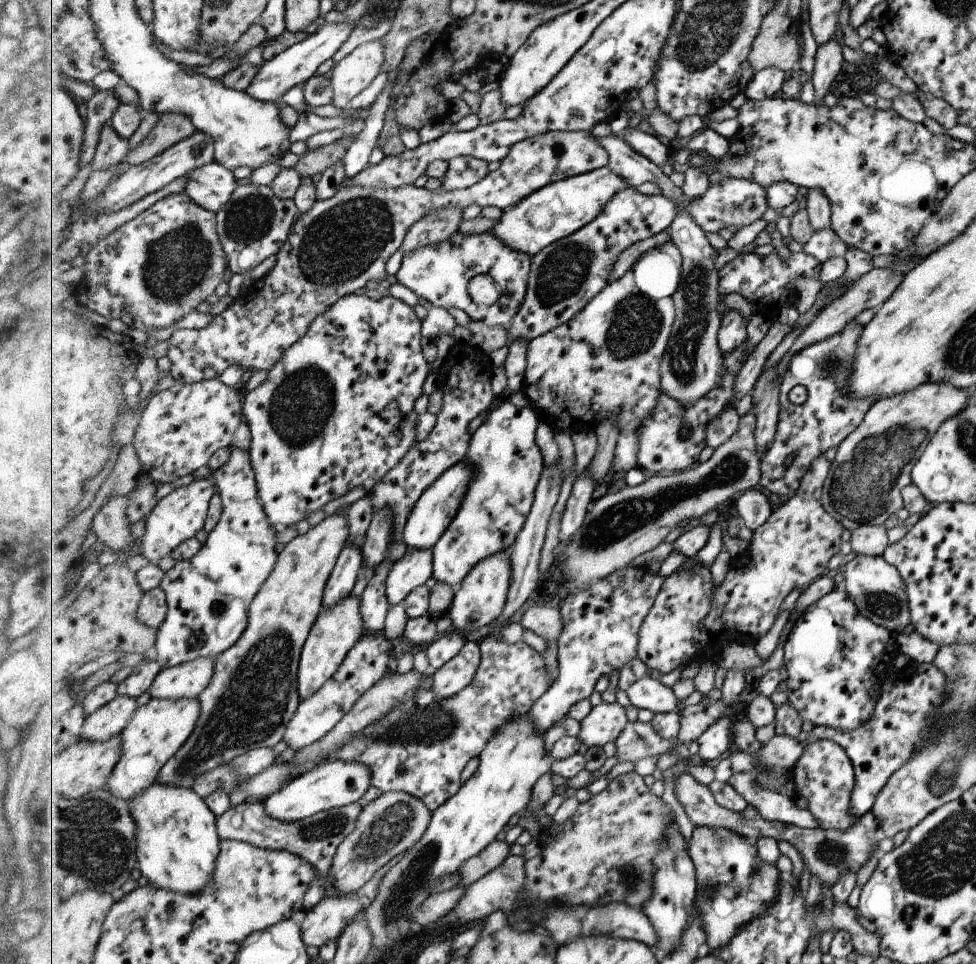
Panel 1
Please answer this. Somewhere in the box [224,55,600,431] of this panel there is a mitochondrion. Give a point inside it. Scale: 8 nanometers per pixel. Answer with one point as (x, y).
(343, 242)

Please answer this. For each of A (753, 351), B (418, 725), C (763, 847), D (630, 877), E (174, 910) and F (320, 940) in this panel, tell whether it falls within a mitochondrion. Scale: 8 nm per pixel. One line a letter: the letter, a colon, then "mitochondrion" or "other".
A: other
B: mitochondrion
C: other
D: mitochondrion
E: mitochondrion
F: other

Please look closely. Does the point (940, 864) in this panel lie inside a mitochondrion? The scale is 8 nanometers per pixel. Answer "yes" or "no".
yes

